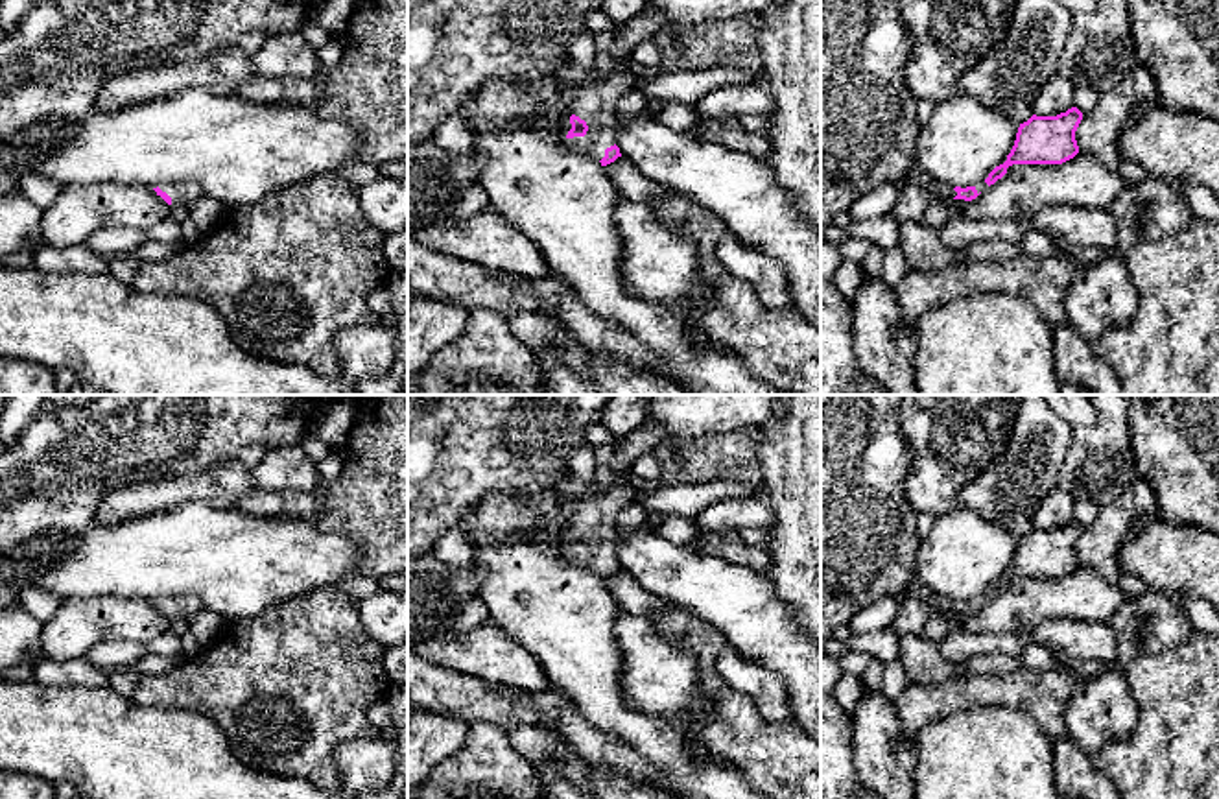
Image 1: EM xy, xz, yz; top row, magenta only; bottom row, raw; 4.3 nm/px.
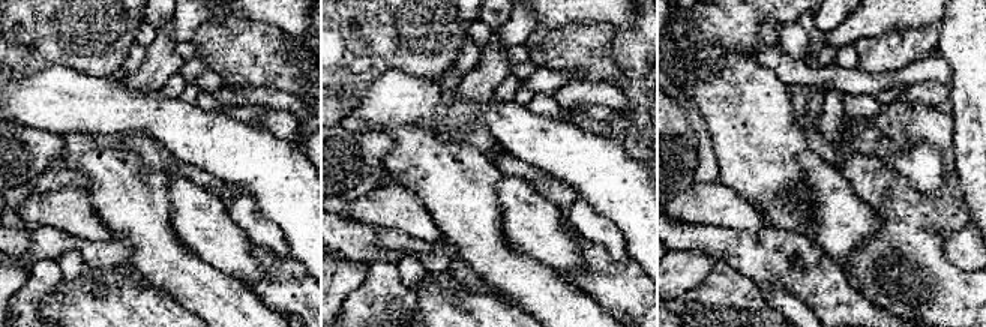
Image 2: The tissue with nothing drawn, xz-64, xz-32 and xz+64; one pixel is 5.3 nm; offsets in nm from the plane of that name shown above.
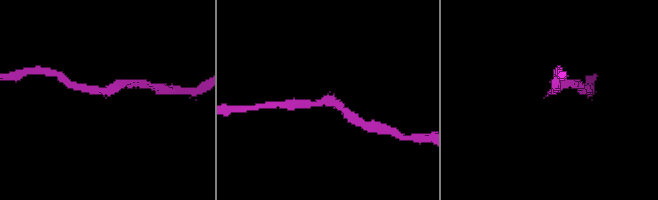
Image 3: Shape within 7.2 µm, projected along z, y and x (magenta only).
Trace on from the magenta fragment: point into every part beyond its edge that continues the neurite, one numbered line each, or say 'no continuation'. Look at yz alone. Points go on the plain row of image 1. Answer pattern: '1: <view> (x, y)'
1: yz (943, 604)

